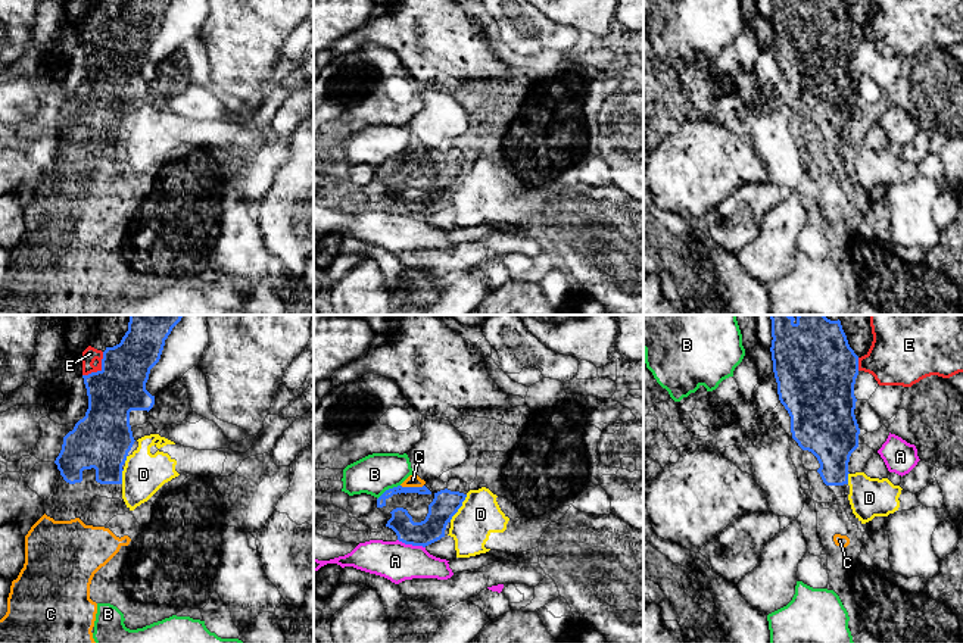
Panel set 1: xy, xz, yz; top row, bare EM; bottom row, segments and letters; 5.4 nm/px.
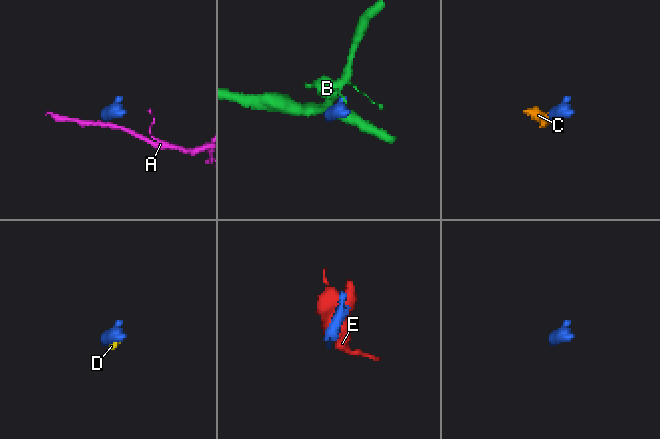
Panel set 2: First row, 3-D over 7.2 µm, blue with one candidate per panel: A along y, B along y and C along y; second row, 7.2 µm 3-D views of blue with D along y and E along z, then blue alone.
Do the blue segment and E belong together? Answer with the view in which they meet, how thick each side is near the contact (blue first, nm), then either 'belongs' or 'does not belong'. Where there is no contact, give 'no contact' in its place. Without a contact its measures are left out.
xy | 280/80 nm | does not belong

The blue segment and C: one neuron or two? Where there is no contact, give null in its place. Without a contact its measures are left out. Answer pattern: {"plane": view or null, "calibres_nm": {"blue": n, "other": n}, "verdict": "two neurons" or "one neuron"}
{"plane": "xz", "calibres_nm": {"blue": 50, "other": 70}, "verdict": "one neuron"}

